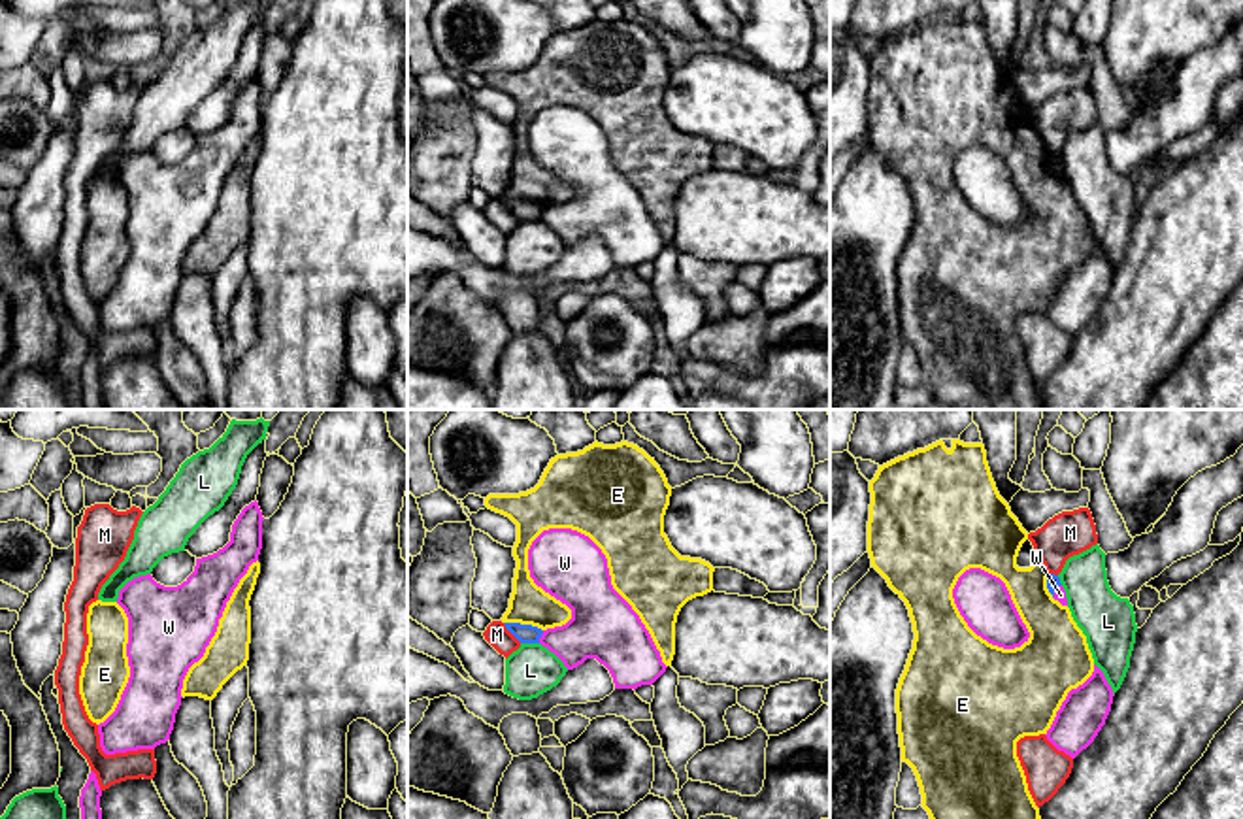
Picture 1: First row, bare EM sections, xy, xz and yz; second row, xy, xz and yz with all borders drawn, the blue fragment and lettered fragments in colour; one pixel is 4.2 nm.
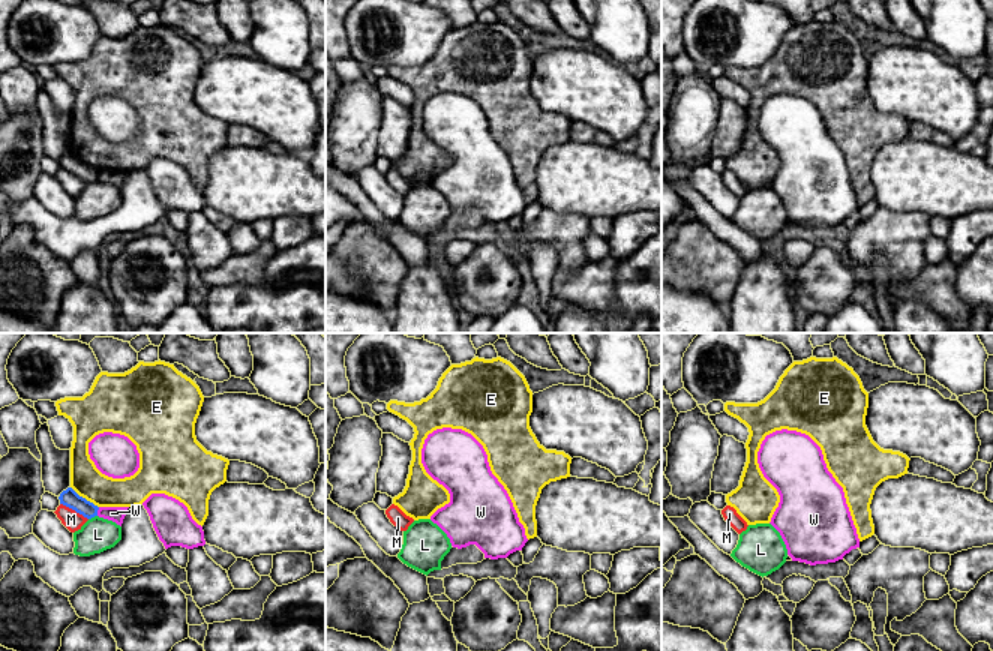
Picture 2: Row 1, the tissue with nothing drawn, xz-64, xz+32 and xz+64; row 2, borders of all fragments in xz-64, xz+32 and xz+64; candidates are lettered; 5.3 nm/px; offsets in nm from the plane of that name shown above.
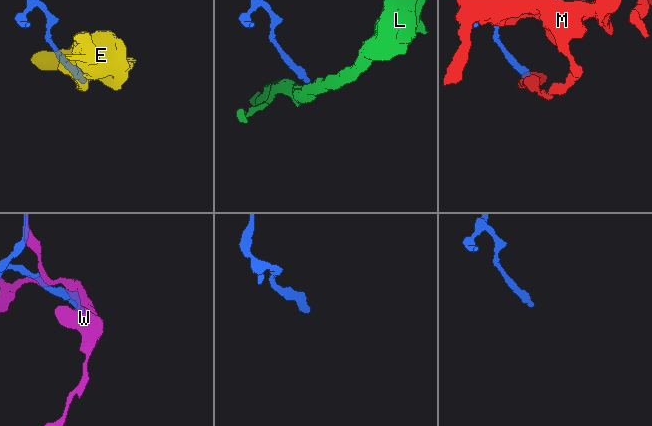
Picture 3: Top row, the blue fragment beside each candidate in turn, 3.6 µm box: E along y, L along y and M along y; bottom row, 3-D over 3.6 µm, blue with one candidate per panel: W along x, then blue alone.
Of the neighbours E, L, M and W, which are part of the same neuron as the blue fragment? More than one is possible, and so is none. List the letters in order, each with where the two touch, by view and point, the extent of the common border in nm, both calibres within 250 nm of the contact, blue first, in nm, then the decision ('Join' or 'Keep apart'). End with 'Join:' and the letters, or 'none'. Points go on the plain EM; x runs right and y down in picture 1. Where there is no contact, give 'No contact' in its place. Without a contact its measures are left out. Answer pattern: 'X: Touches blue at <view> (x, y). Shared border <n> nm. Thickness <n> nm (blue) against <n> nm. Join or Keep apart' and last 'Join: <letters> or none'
E: Touches blue at xz (523, 202). Shared border 170 nm. Thickness 80 nm (blue) against 170 nm. Keep apart
L: Touches blue at xz (530, 219). Shared border 80 nm. Thickness 80 nm (blue) against 220 nm. Keep apart
M: Touches blue at xz (512, 210). Shared border 120 nm. Thickness 80 nm (blue) against 100 nm. Keep apart
W: Touches blue at xz (540, 214). Shared border 60 nm. Thickness 80 nm (blue) against 240 nm. Keep apart
Join: none

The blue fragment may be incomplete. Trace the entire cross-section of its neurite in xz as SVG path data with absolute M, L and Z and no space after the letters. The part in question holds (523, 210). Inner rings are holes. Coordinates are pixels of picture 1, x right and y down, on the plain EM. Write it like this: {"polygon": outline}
{"polygon": "M504 200L504 202L521 221L539 221L539 215L543 211L541 206L532 202L521 200Z"}

